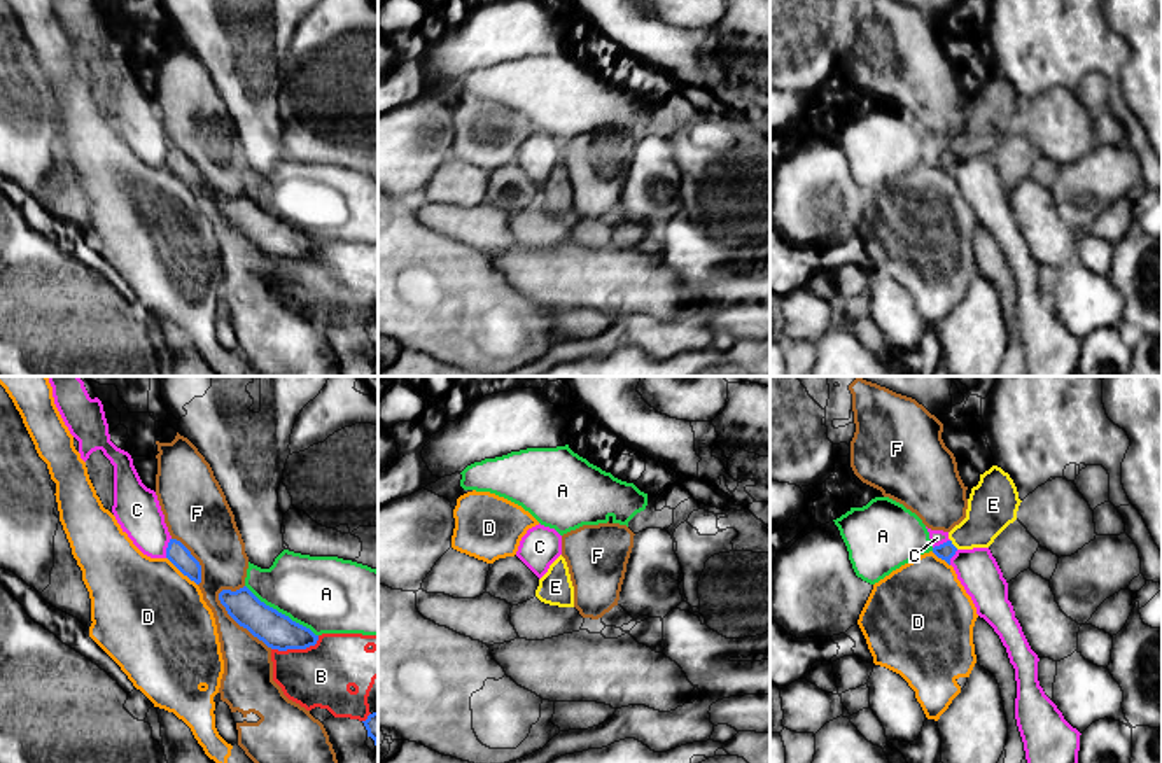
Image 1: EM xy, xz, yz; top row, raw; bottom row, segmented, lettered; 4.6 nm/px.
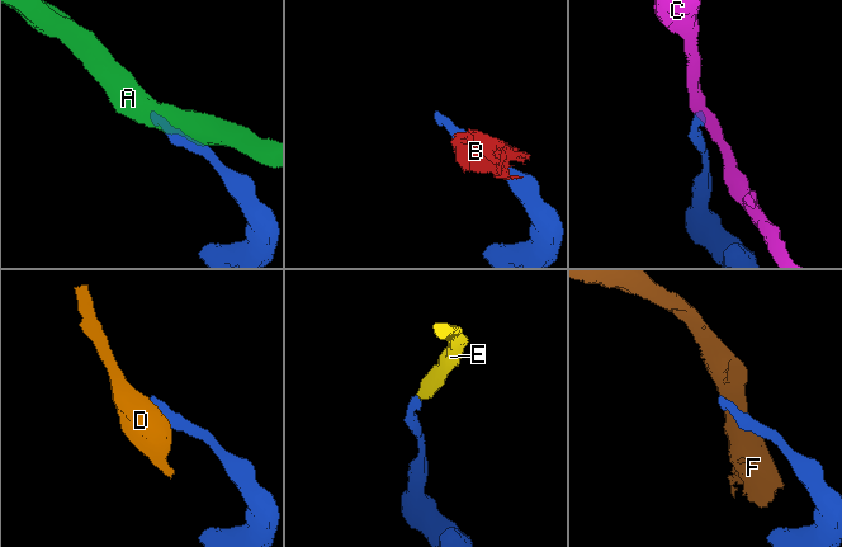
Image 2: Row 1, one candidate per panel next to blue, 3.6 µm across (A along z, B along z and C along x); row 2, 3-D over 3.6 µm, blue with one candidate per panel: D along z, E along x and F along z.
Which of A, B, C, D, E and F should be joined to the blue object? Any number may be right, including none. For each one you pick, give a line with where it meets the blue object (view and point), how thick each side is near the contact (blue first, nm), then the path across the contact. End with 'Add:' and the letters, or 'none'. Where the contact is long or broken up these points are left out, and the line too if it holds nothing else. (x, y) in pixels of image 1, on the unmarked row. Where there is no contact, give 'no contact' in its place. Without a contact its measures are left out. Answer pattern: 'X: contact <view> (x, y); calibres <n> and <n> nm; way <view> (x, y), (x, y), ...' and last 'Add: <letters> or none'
E: contact yz (952, 153); calibres 80 and 220 nm; way yz (947, 158), (952, 153), (991, 116)
Add: E

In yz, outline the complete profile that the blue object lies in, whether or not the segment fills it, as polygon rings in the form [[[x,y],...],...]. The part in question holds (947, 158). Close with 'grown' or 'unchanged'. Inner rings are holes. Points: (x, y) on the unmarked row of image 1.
[[[992,74],[971,96],[966,126],[948,140],[947,150],[933,156],[933,161],[950,173],[957,158],[989,156],[1017,128],[1020,110],[1010,82]]] | grown

